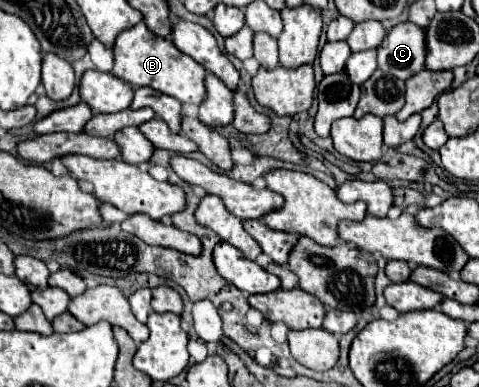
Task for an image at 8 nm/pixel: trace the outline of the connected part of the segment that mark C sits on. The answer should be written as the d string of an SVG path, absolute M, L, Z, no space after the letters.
M411 22L397 24L387 32L377 52L381 70L407 80L425 68L425 32Z

